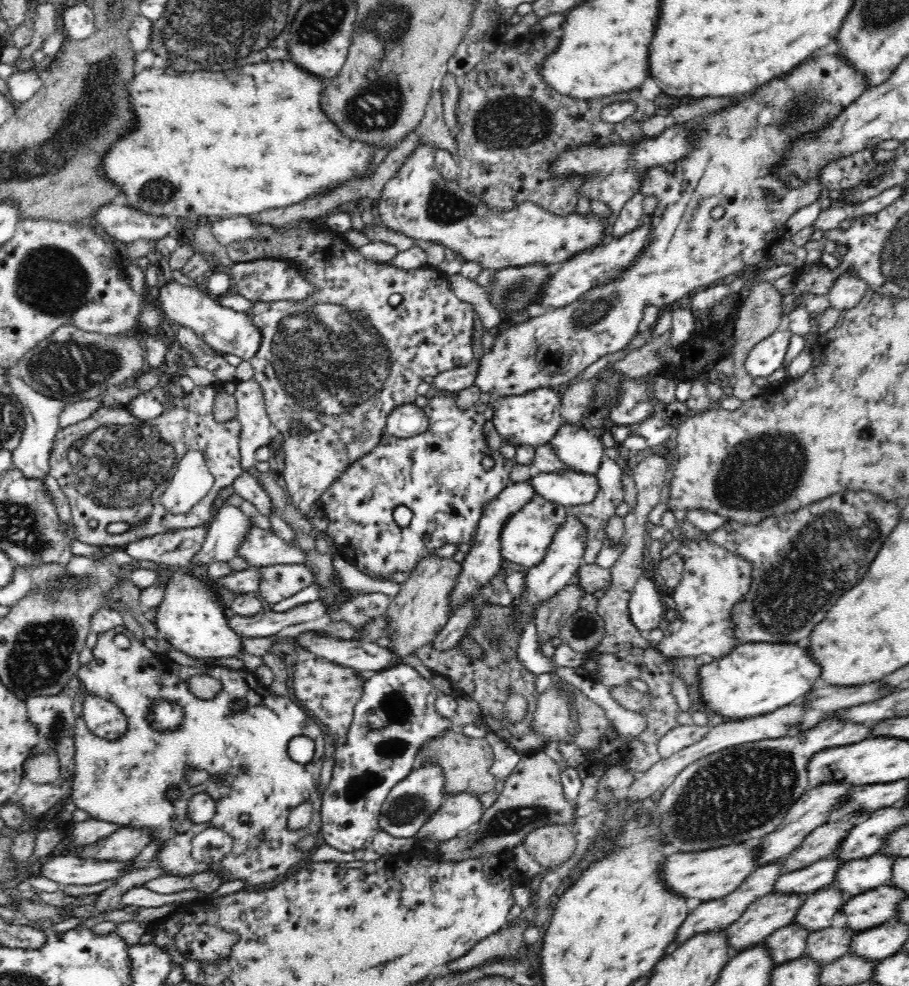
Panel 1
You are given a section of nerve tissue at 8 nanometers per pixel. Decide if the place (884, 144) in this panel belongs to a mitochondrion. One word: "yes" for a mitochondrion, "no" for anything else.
no

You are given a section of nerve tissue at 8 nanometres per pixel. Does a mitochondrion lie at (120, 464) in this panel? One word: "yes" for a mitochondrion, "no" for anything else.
yes

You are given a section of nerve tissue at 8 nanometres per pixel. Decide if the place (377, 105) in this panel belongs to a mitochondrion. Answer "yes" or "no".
yes

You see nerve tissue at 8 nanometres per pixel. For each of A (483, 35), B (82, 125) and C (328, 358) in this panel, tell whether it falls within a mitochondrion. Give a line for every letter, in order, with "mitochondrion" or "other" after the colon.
A: other
B: mitochondrion
C: mitochondrion

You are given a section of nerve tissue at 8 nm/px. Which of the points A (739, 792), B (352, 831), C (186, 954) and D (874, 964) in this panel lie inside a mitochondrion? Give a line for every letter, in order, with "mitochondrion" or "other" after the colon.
A: mitochondrion
B: other
C: other
D: other

